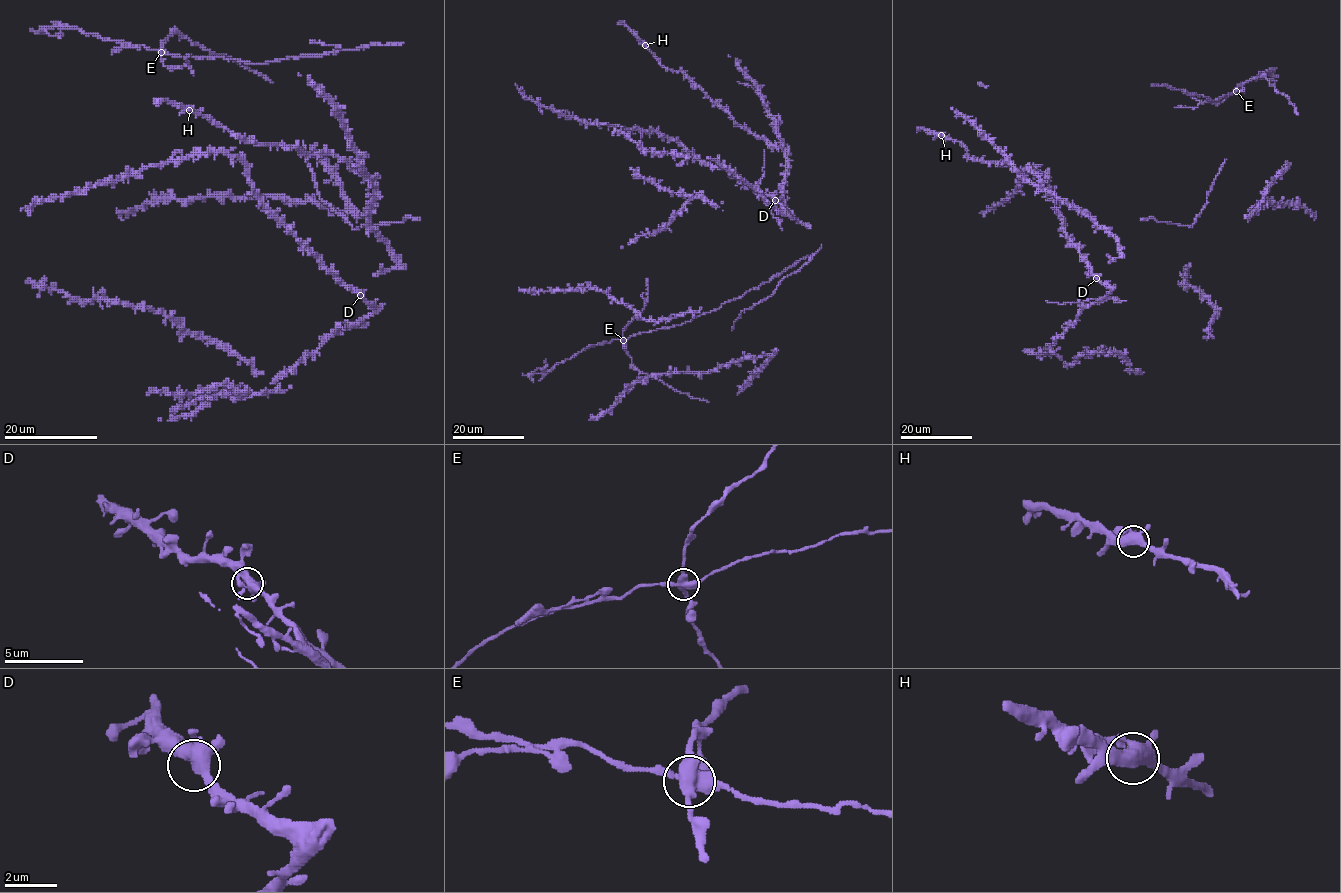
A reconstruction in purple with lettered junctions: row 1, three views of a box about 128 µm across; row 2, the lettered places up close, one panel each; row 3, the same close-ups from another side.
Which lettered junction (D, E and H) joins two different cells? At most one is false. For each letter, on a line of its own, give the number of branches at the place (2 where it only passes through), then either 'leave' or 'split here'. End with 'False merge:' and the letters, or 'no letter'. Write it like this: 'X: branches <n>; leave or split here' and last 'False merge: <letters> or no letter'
D: branches 4; leave
E: branches 4; split here
H: branches 4; leave
False merge: E

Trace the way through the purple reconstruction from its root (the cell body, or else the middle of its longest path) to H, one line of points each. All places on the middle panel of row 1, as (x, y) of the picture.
H: (807, 228), (790, 212), (783, 199), (786, 154), (742, 129), (683, 73), (666, 69), (645, 45)

